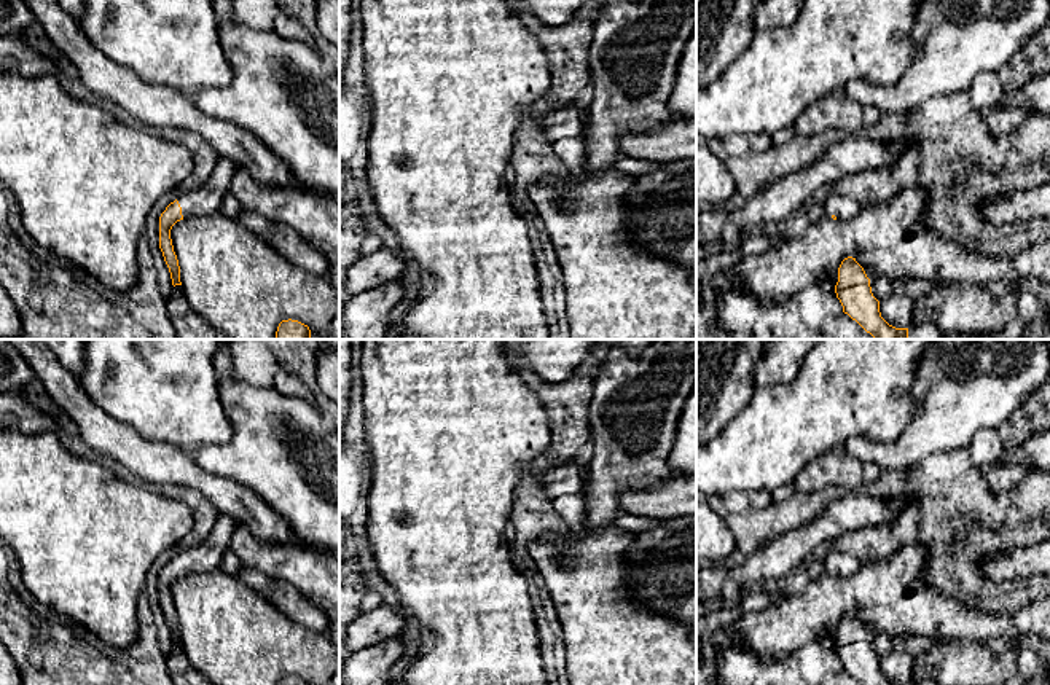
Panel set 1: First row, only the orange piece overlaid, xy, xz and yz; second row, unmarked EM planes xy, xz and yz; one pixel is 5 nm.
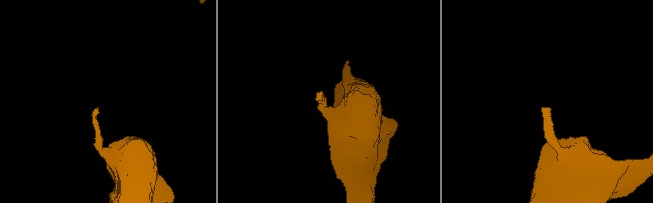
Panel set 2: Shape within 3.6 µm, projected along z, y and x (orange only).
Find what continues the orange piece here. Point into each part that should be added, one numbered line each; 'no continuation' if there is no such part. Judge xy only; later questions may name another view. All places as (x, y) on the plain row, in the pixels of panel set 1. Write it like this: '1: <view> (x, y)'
1: xy (206, 556)

